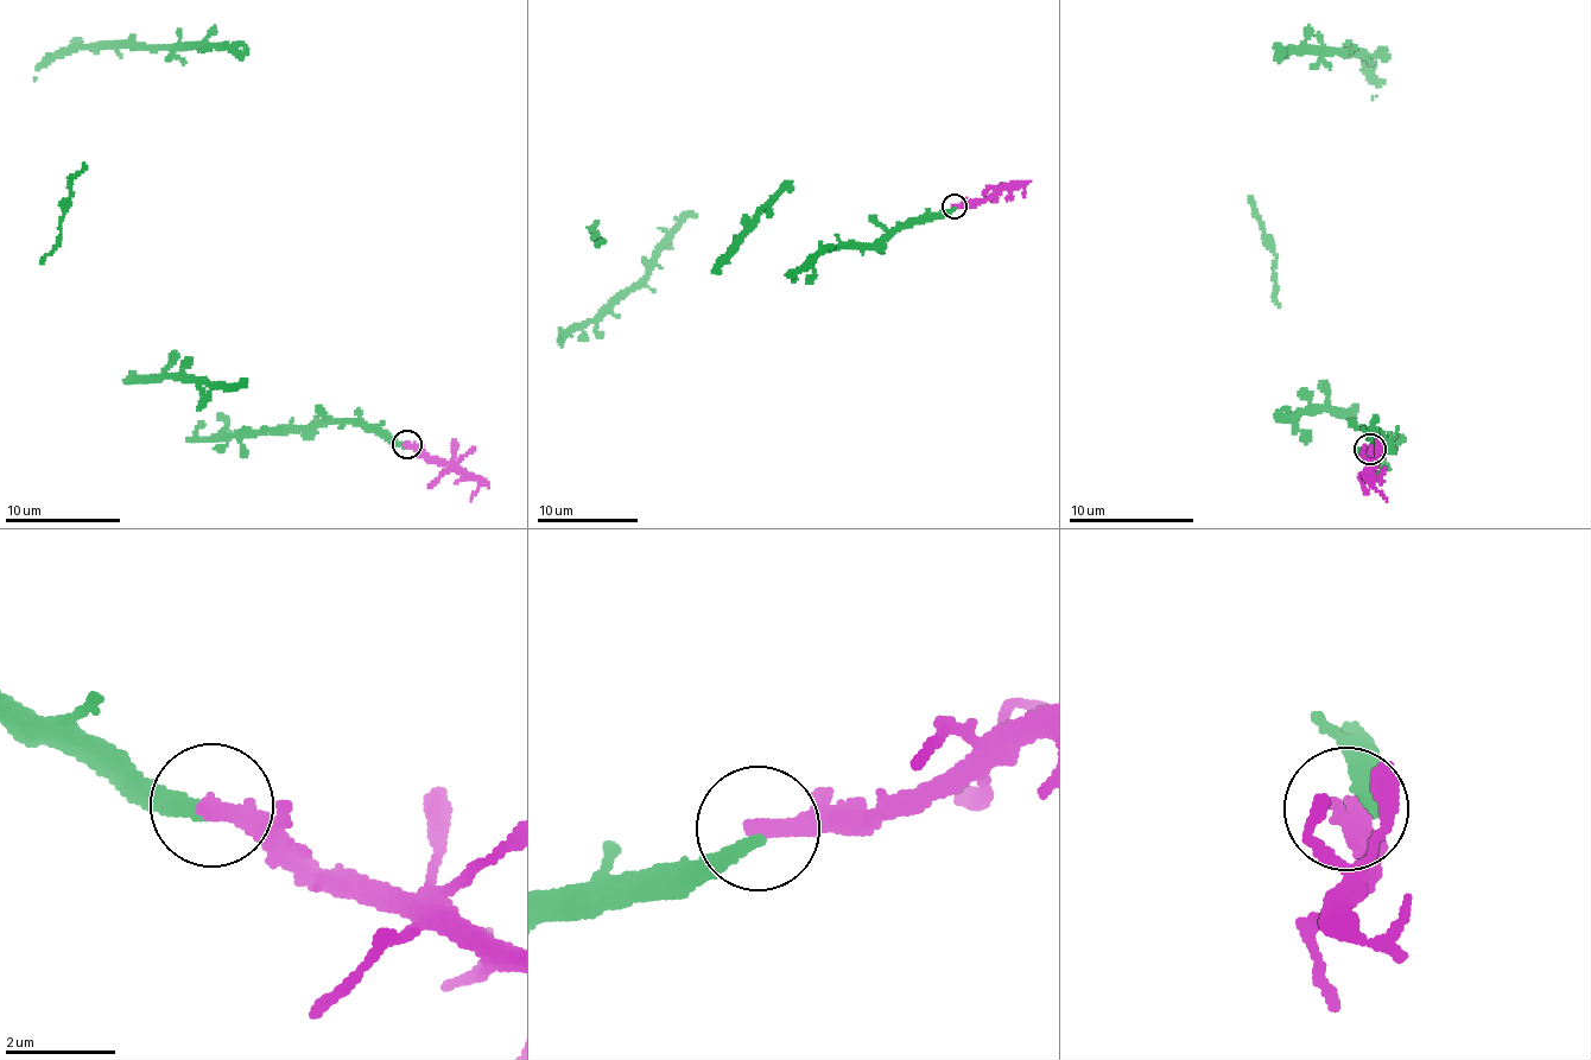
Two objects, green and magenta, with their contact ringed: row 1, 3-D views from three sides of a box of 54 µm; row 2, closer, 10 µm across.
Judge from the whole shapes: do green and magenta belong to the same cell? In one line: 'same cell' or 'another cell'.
same cell

